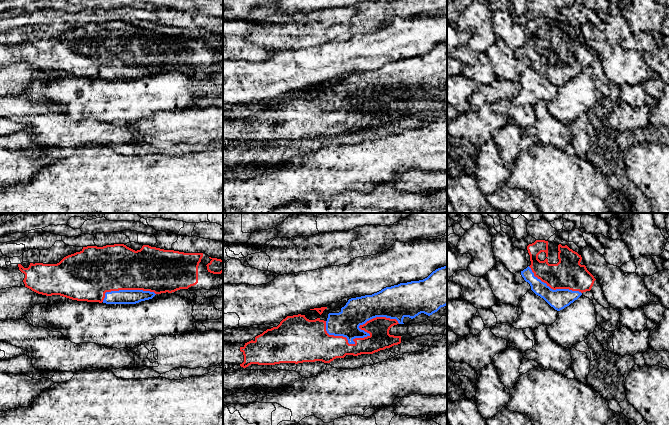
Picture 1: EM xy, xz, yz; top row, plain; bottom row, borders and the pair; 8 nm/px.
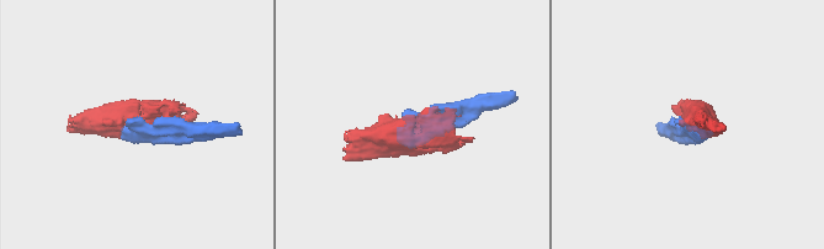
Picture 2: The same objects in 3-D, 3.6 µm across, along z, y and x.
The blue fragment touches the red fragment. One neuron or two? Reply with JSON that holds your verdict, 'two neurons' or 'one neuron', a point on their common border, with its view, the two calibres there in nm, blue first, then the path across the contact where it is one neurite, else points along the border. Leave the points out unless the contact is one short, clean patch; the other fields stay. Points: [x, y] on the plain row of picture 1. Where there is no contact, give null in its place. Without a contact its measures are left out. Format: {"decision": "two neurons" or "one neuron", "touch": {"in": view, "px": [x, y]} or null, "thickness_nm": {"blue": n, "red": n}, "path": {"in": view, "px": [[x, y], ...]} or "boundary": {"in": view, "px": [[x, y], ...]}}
{"decision": "one neuron", "touch": {"in": "xz", "px": [368, 109]}, "thickness_nm": {"blue": 220, "red": 170}}

